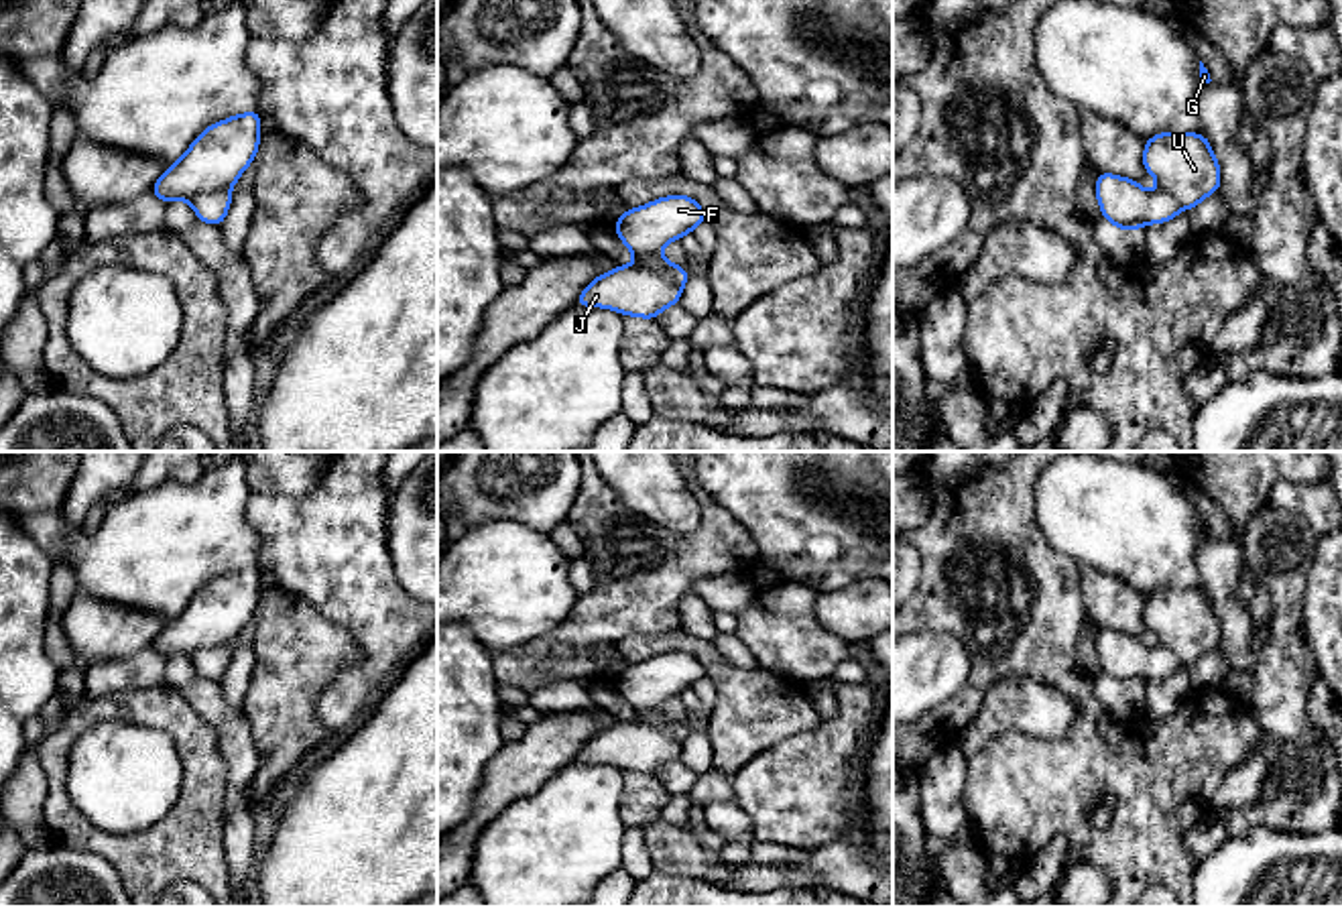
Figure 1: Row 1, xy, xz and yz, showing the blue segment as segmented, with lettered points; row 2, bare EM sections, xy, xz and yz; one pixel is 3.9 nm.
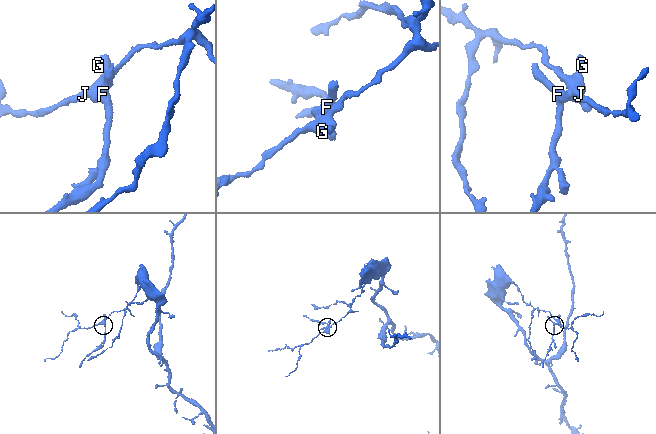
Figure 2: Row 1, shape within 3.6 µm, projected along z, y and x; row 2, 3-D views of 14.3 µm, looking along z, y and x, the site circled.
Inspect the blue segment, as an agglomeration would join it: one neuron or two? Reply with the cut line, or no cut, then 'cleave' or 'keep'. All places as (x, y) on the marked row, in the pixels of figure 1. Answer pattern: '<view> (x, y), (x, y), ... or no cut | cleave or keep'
xz (637, 261), (663, 273), (680, 289) | cleave

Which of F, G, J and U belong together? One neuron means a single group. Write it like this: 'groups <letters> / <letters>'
groups F / G J U

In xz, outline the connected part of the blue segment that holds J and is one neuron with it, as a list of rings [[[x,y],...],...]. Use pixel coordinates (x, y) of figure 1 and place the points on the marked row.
[[[634,262],[630,266],[616,264],[610,273],[596,277],[573,305],[606,307],[622,315],[657,319],[679,299],[681,289],[671,279]]]

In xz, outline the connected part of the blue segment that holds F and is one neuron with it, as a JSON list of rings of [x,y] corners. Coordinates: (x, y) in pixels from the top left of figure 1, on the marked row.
[[[667,195],[636,209],[626,209],[614,224],[618,238],[634,260],[665,275],[679,289],[687,283],[687,268],[671,264],[661,248],[693,232],[706,222],[706,211],[687,195]]]

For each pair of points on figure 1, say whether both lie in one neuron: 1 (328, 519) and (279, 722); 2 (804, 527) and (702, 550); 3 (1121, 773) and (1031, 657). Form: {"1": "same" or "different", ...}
{"1": "different", "2": "different", "3": "same"}

